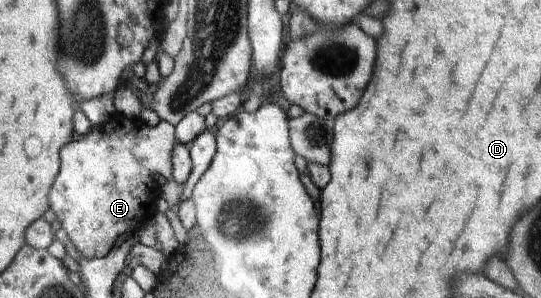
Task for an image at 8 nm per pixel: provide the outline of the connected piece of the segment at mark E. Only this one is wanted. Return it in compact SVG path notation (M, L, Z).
M115 115L111 117L106 124L101 124L101 126L88 126L81 140L71 141L61 147L60 169L55 182L51 185L48 199L51 210L55 212L55 216L61 223L61 227L67 232L69 240L72 242L71 251L74 254L88 259L103 259L111 252L111 249L116 246L120 237L126 233L133 234L139 232L141 228L147 226L151 222L154 213L157 212L156 204L157 200L161 197L160 189L162 188L158 184L157 179L155 179L155 176L159 176L160 174L167 181L172 180L172 150L176 143L177 140L174 135L174 126L168 122L161 121L156 126L149 126L139 118L133 120L129 117Z

